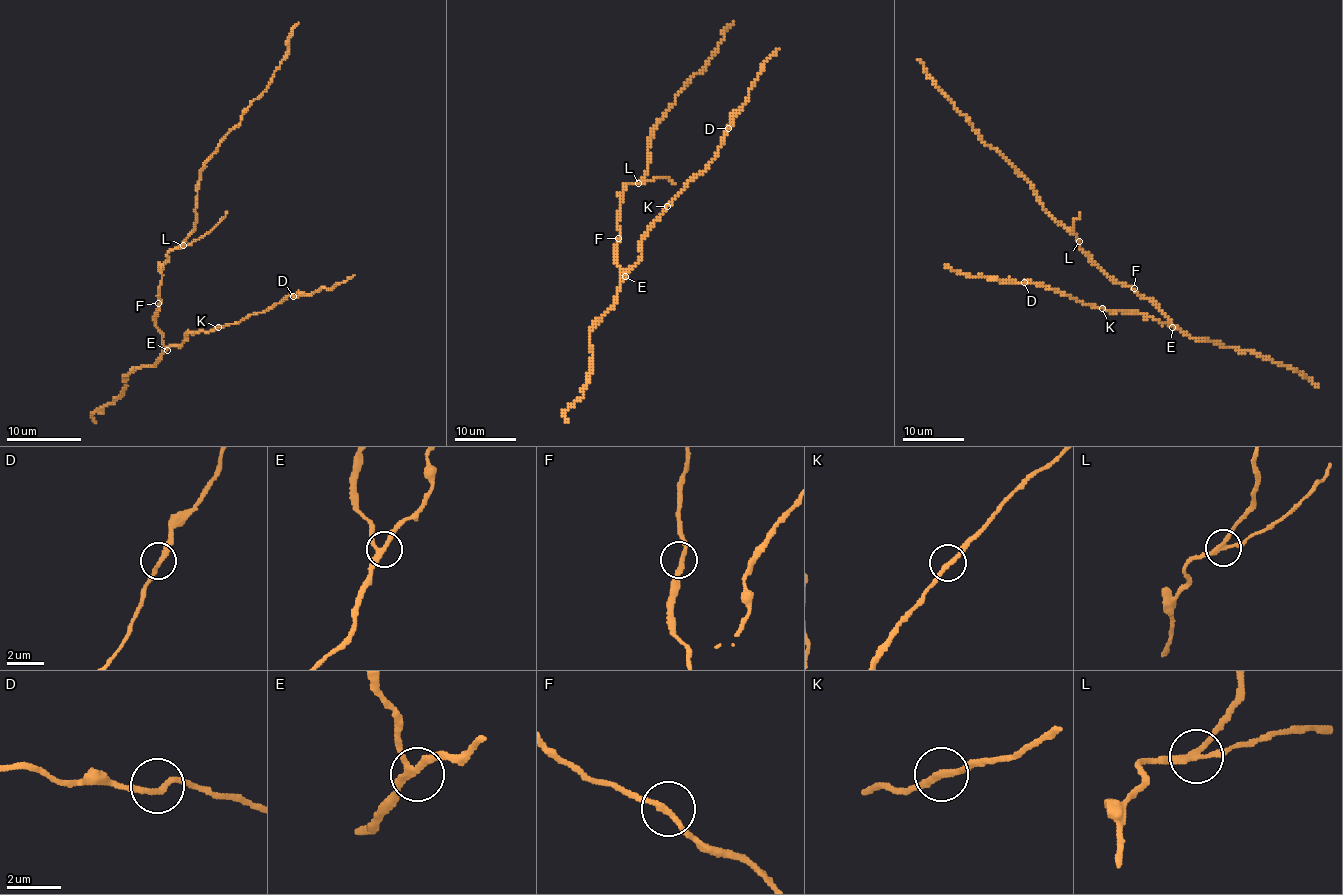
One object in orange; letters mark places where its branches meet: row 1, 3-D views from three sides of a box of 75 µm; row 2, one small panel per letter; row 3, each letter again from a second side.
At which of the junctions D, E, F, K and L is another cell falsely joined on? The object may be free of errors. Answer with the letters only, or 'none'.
L

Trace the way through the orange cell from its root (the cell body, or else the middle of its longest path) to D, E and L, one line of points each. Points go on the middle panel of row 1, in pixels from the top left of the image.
D: (619, 236), (616, 262), (624, 276), (641, 256), (642, 235), (679, 192), (711, 161), (728, 128)
E: (619, 236), (616, 262), (625, 276)
L: (619, 236), (621, 195), (627, 184), (638, 183)

